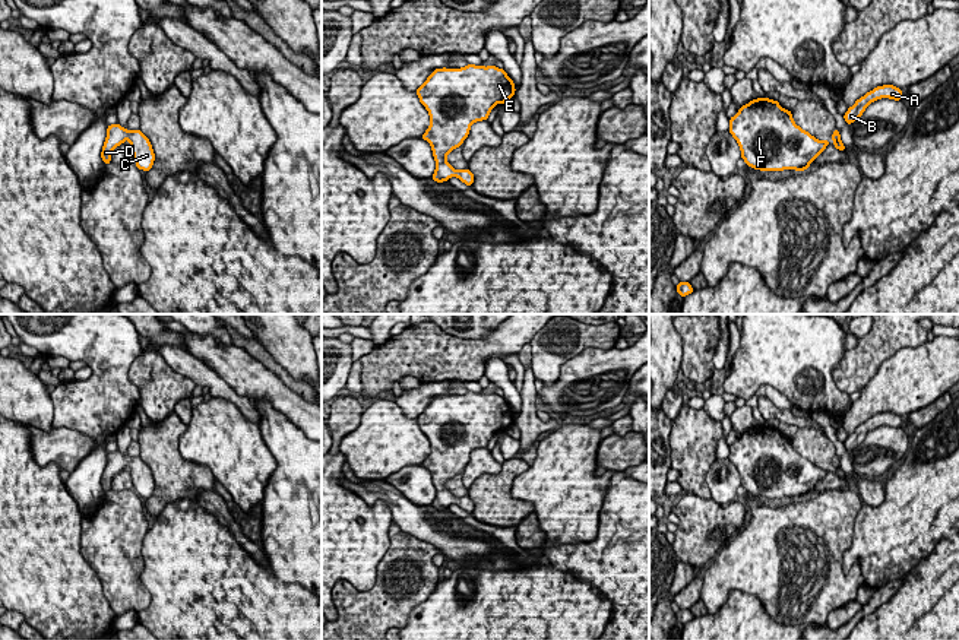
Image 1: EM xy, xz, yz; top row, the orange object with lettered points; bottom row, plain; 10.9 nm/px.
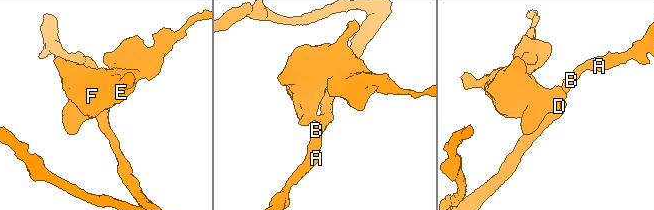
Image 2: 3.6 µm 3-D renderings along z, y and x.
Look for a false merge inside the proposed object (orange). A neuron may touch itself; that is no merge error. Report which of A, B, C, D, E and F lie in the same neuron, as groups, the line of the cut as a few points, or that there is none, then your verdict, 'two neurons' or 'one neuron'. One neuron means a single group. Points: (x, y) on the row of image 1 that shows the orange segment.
groups A B C D E F; cut none; one neuron

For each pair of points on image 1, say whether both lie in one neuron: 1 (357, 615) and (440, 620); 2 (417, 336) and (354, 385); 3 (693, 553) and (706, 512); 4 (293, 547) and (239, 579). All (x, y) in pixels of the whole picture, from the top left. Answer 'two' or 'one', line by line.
1: two
2: two
3: one
4: two

